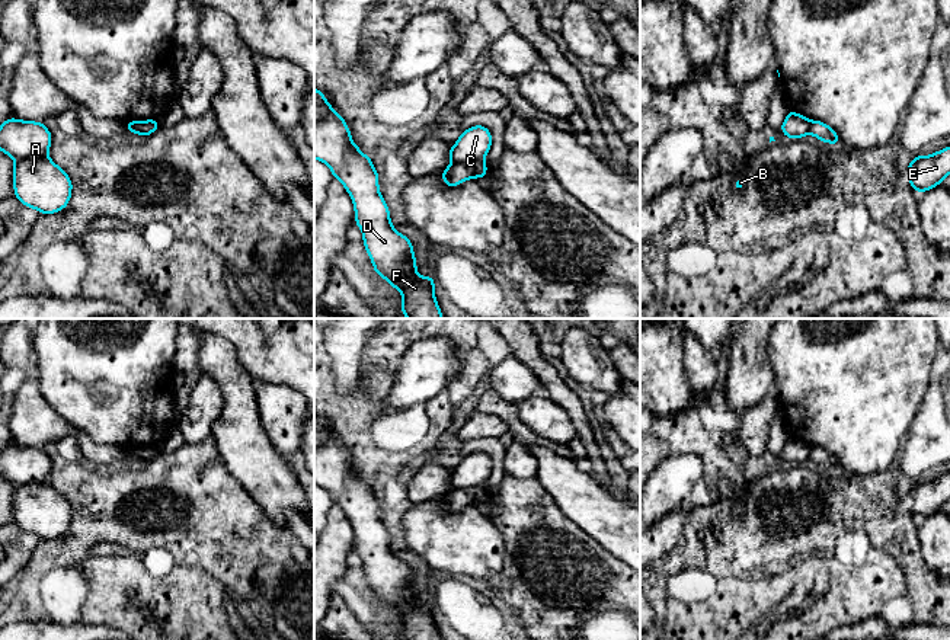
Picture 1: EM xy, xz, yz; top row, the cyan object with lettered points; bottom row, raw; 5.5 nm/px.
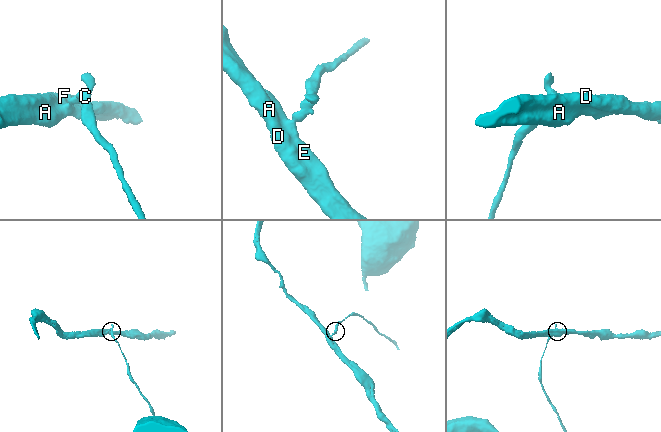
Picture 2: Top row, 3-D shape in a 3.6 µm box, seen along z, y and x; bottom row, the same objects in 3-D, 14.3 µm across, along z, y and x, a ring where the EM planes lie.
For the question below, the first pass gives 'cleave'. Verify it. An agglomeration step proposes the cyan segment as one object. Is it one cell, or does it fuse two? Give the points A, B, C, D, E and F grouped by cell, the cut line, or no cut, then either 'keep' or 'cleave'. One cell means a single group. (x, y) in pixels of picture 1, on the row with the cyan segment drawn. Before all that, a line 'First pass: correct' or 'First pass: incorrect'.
First pass: correct
A D E F / B C; cut in xz along (483, 159), (453, 163); cleave

